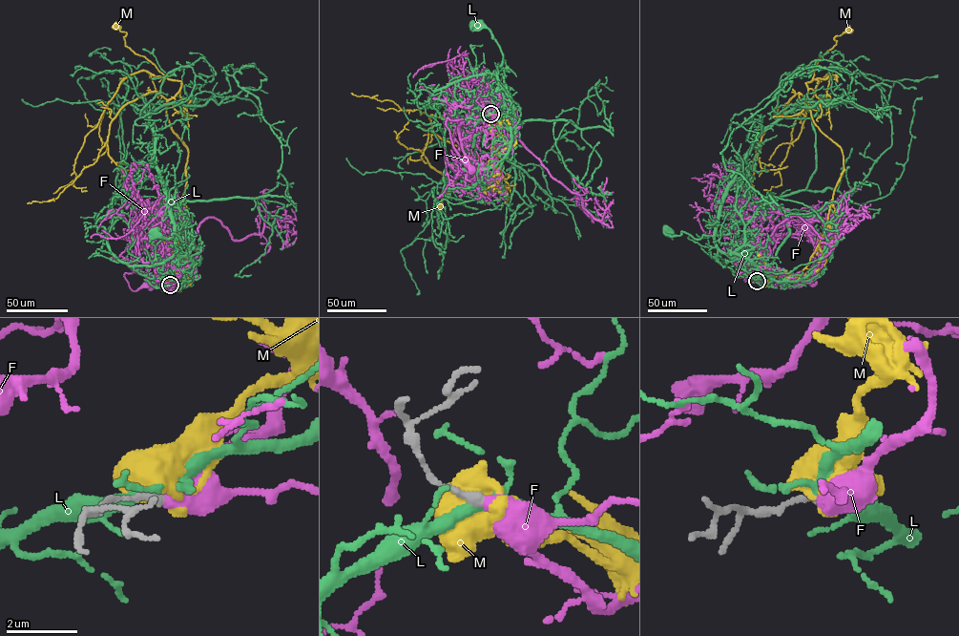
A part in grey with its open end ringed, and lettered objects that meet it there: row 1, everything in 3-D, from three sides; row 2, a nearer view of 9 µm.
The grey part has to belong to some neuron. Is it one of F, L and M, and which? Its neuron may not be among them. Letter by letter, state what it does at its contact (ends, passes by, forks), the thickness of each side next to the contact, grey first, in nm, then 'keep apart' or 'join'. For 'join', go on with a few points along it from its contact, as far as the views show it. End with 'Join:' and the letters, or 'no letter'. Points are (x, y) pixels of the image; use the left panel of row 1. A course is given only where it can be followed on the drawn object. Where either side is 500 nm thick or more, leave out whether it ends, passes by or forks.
F: 260 nm thick on the grey side, 550 nm on the other; join; it runs (170, 285), (176, 278), (167, 275), (160, 263), (146, 263), (138, 270), (124, 275), (132, 290), (150, 285)
L: it forks there; 260 nm thick on the grey side, 280 nm on the other; keep apart
M: 260 nm thick on the grey side, 550 nm on the other; keep apart
Join: F

